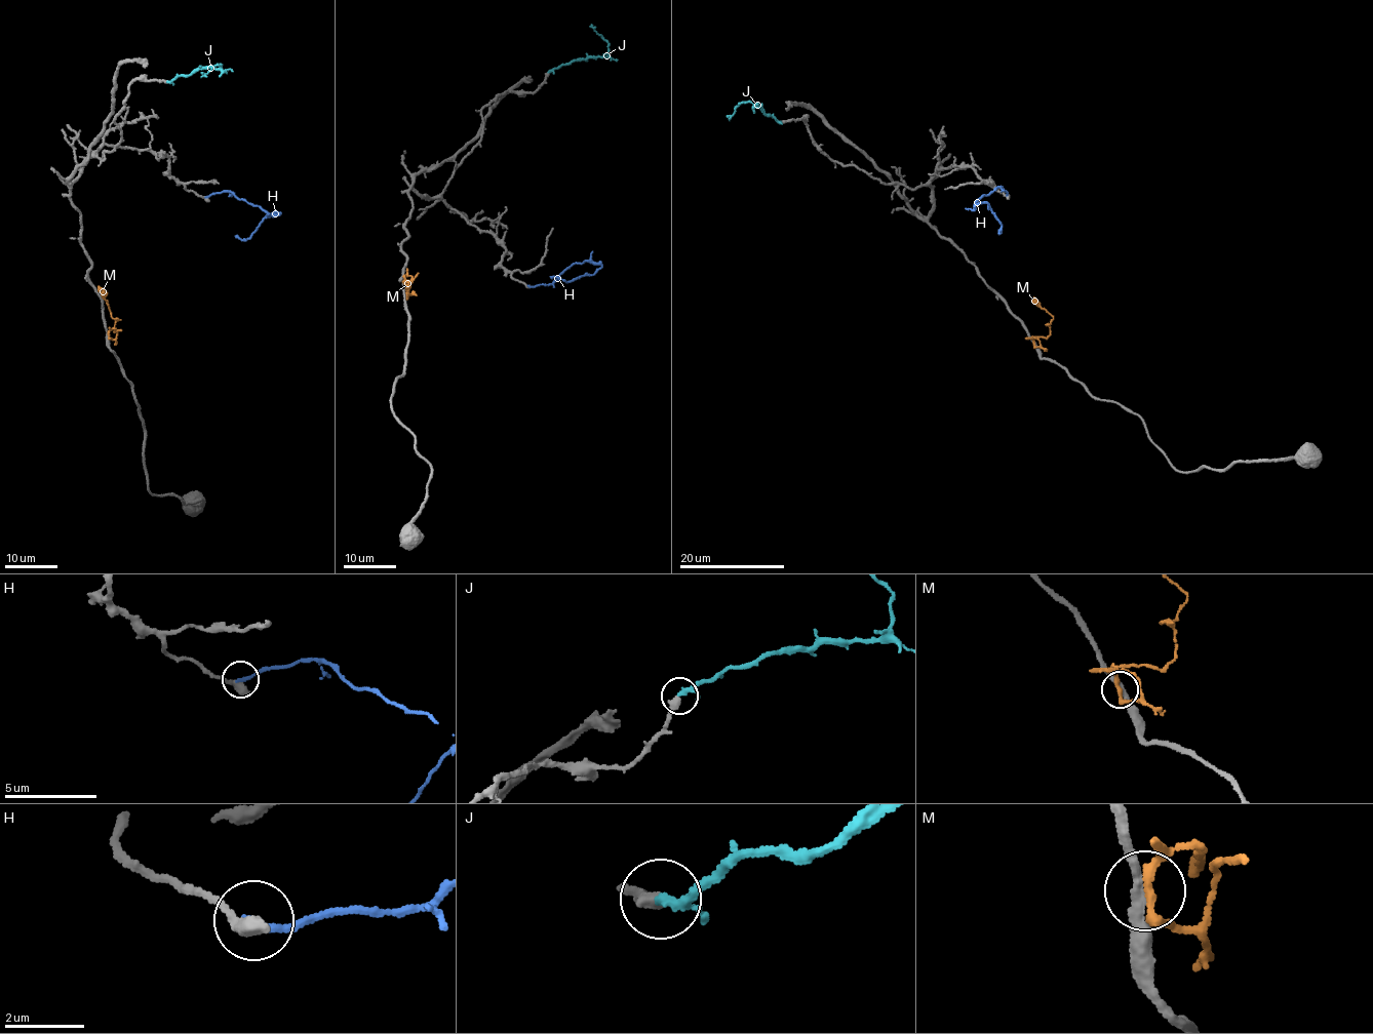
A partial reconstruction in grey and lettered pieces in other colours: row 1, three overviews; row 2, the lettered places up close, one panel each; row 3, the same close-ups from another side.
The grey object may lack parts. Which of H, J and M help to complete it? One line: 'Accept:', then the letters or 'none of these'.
Accept: J

